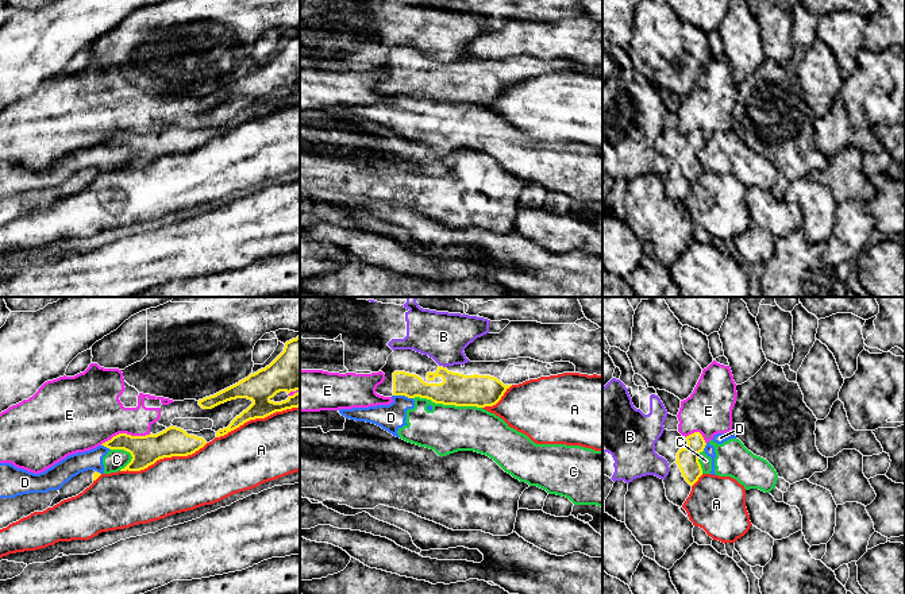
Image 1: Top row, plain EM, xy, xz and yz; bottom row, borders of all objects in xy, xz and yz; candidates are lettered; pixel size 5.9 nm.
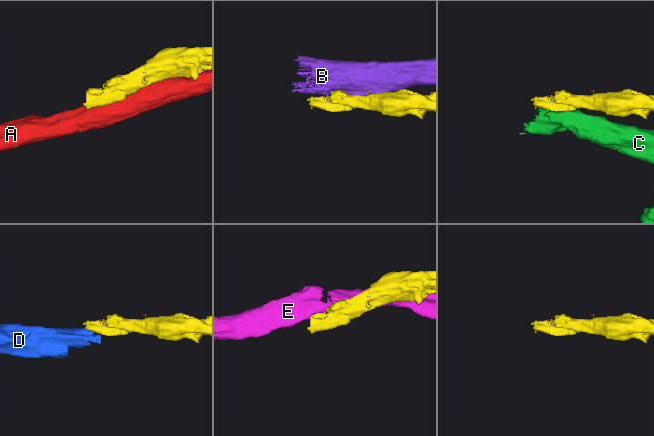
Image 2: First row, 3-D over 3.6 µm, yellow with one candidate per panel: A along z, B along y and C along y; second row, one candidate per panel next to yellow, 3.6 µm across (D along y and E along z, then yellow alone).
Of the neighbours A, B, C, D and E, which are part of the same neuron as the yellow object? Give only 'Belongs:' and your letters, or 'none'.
Belongs: none

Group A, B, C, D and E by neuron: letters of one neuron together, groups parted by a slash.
A / B / C D / E

